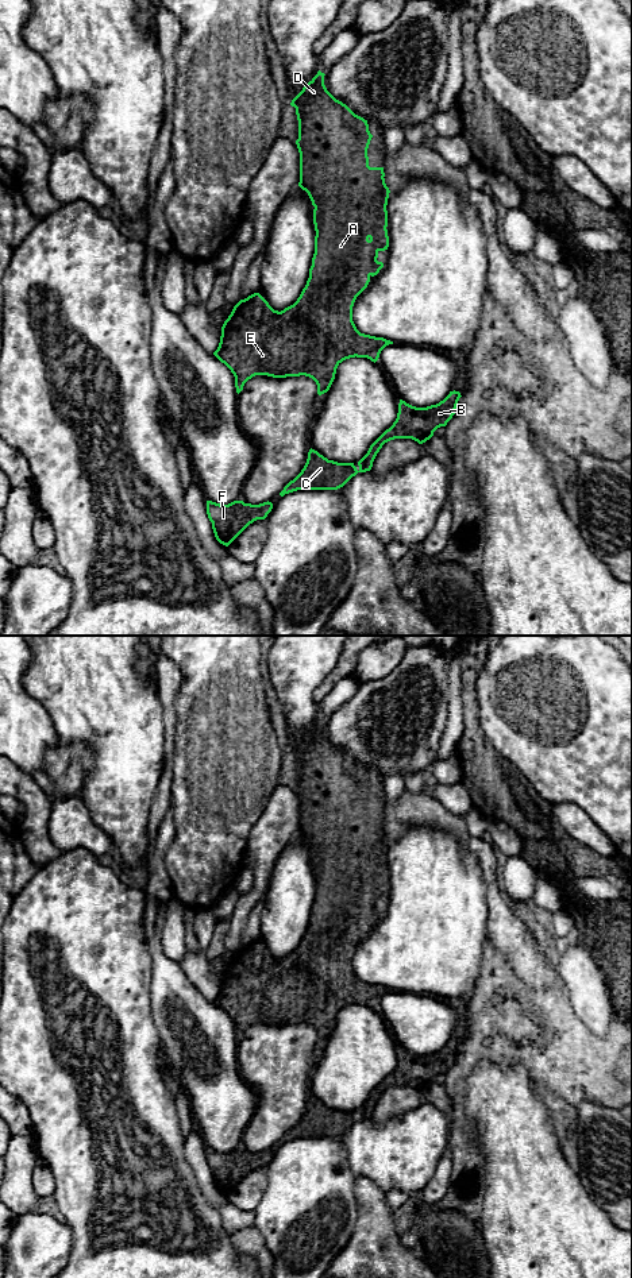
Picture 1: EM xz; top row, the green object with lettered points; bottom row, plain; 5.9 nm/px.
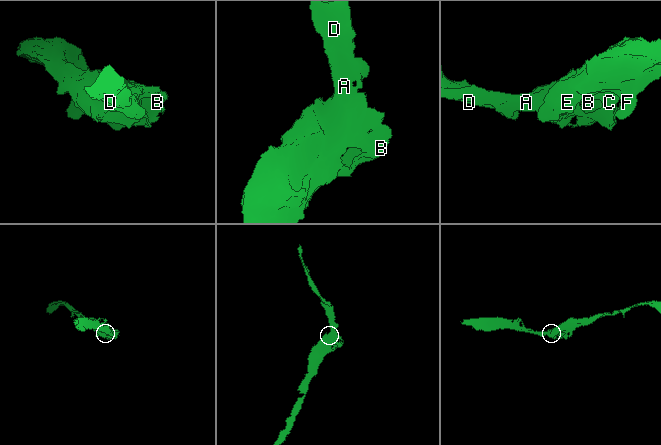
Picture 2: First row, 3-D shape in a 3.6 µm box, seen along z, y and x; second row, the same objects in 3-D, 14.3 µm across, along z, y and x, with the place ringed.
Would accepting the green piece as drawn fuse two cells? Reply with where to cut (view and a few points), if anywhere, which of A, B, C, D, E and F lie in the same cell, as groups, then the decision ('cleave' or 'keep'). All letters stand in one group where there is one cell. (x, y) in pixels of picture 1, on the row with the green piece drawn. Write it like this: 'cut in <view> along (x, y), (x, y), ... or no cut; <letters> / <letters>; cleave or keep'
no cut; A B C D E F; keep

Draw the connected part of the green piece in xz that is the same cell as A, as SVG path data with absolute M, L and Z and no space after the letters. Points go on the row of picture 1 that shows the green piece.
M324 73L317 74L292 100L298 120L300 182L312 201L315 224L315 254L309 269L309 278L297 301L278 312L259 294L254 293L240 300L221 327L221 336L213 355L224 363L235 377L239 394L244 383L255 375L273 378L300 377L312 378L317 385L317 394L327 393L335 379L338 366L350 358L367 358L377 362L381 351L393 344L384 337L361 333L352 321L352 306L357 297L367 287L370 278L384 267L378 262L378 252L389 247L388 236L388 198L384 167L370 167L367 148L373 135L367 120L355 115L346 104L336 100L324 85Z

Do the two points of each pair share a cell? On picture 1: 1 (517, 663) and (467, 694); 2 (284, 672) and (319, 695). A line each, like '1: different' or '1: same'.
1: different
2: different

